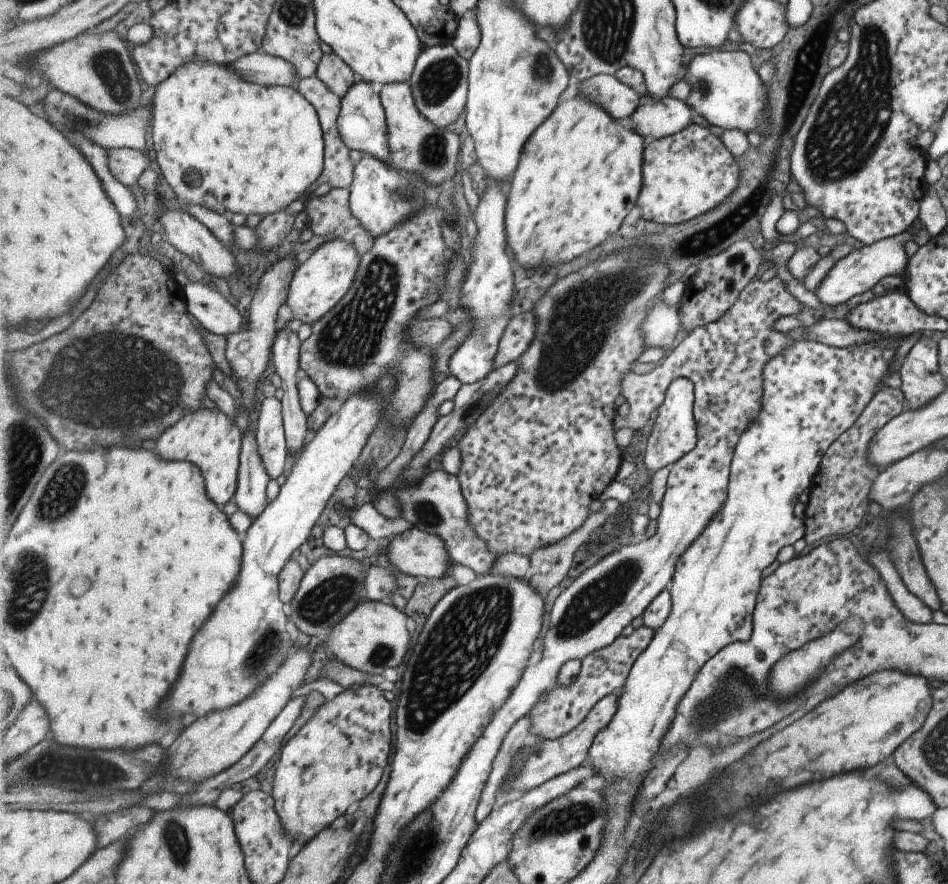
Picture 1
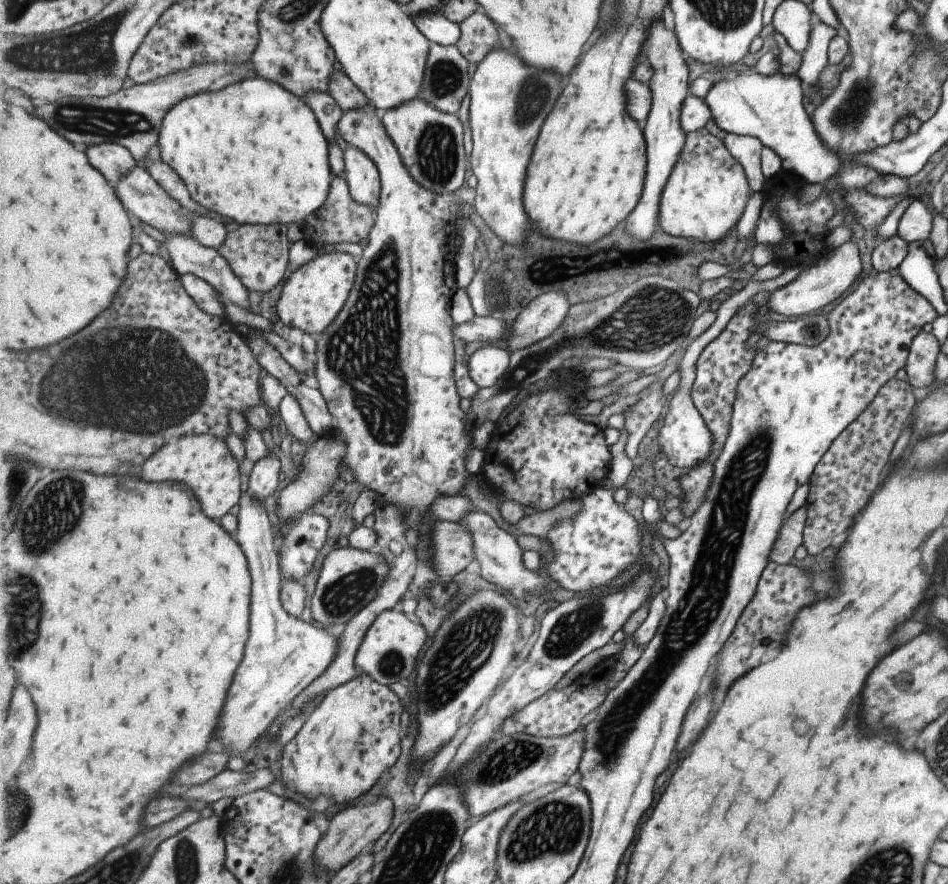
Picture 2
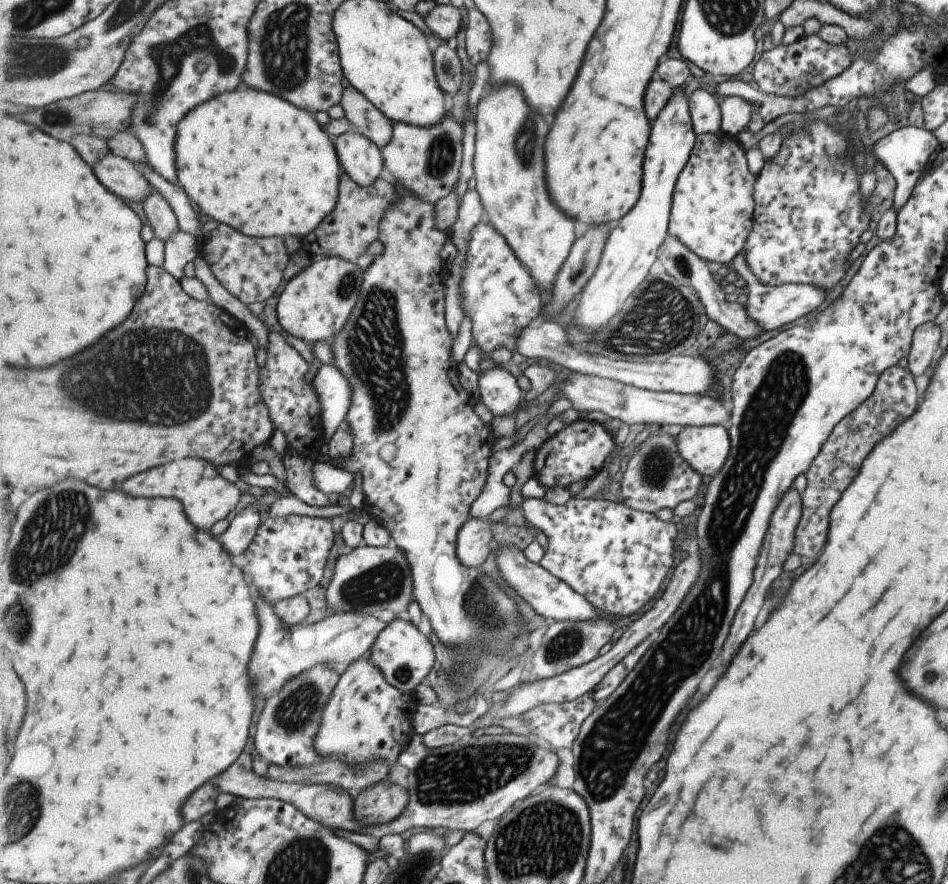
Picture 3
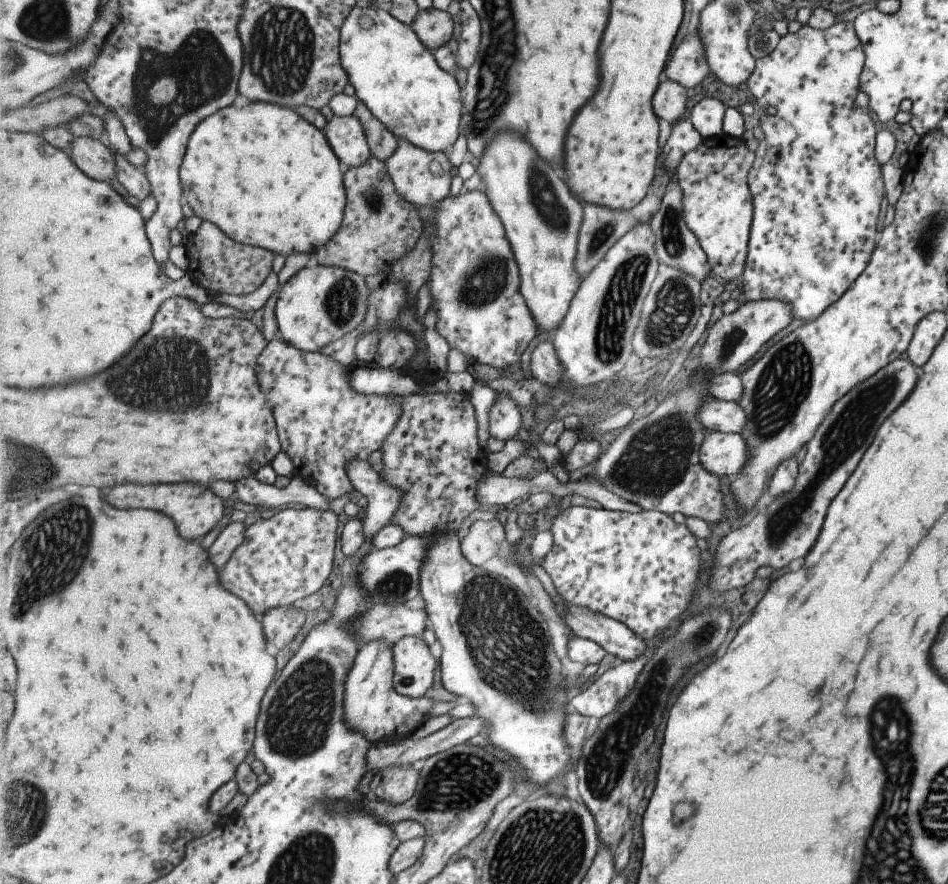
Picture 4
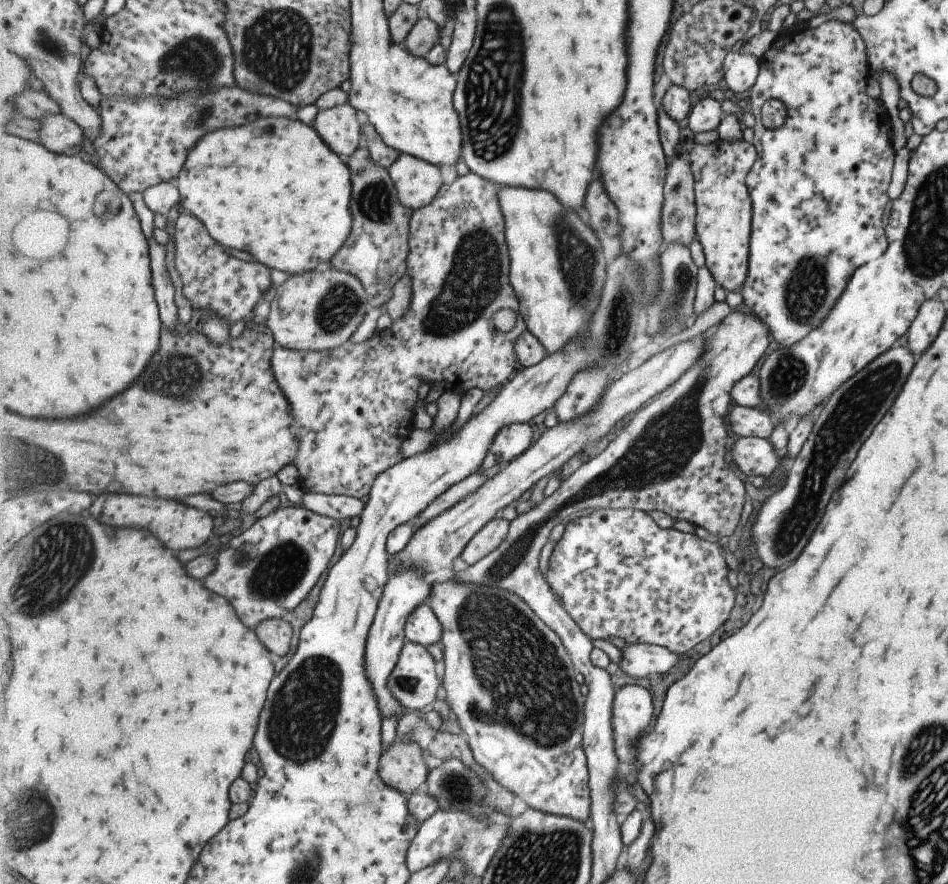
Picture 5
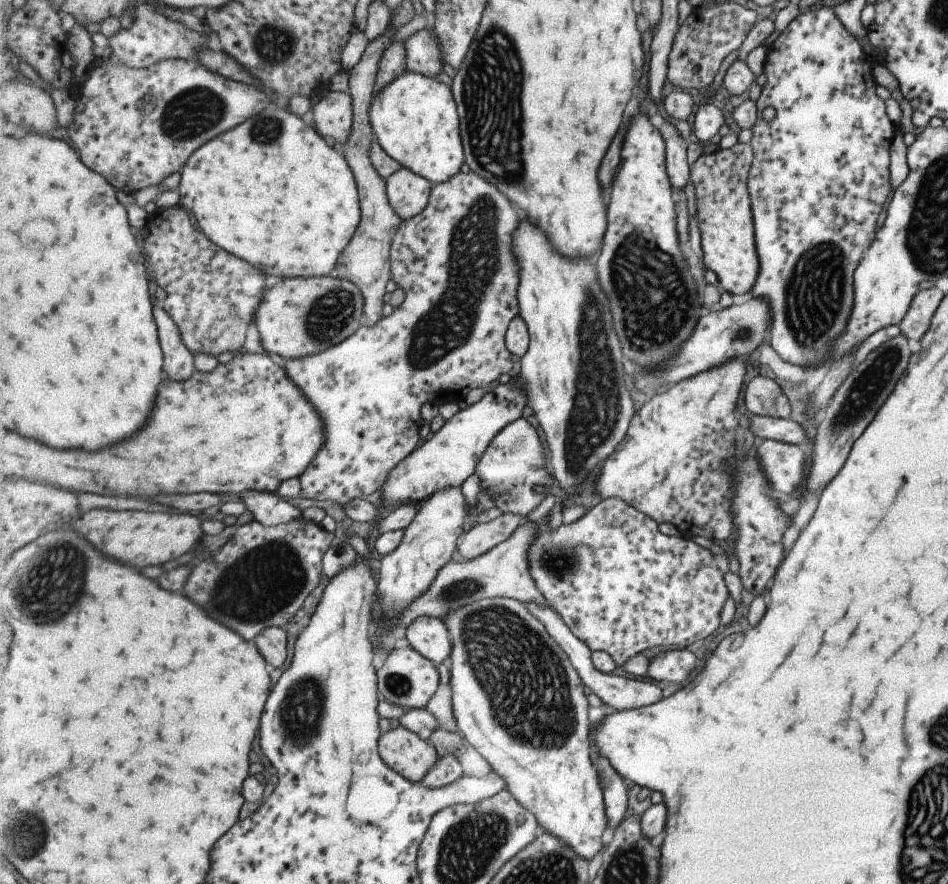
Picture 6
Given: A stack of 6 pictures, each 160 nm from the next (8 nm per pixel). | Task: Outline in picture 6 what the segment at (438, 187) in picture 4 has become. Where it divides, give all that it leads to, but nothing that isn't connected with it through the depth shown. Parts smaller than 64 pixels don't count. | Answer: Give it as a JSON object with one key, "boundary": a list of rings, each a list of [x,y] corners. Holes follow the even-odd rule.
{"boundary":[[[402,168],[387,180],[387,196],[403,220],[411,220],[427,209],[433,184],[409,168]]]}

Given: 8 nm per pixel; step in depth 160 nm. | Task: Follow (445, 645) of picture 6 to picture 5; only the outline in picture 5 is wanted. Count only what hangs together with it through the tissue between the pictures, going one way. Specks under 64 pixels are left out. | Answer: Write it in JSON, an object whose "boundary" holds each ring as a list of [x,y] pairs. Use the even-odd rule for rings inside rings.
{"boundary":[[[421,603],[413,610],[405,630],[407,641],[425,645],[427,648],[429,645],[442,642],[441,621],[429,604]]]}

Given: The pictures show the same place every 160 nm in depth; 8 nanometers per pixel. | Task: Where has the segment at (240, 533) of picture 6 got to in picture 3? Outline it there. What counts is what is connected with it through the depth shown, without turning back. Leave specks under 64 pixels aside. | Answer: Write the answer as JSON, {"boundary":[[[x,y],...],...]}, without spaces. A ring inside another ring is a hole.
{"boundary":[[[289,515],[265,520],[256,540],[245,552],[248,563],[243,570],[249,577],[255,597],[277,604],[319,587],[333,542],[335,532],[331,522],[325,518]]]}

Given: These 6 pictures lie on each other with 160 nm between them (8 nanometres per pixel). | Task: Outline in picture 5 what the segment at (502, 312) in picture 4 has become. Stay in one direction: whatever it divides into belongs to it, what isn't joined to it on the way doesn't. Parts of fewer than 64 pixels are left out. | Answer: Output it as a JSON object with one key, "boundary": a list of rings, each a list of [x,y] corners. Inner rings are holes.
{"boundary":[[[470,172],[468,175],[457,176],[451,184],[444,184],[440,188],[435,200],[430,205],[417,209],[412,214],[410,236],[410,253],[408,256],[408,272],[413,279],[414,298],[410,309],[402,316],[401,319],[391,324],[388,329],[374,333],[371,338],[360,344],[351,344],[347,341],[345,345],[333,350],[324,351],[298,351],[295,349],[285,349],[278,345],[272,356],[273,372],[276,374],[280,387],[291,404],[292,408],[292,434],[296,435],[299,454],[296,456],[293,465],[298,469],[299,482],[305,491],[312,493],[323,493],[326,495],[347,495],[355,498],[368,498],[376,478],[391,469],[397,463],[403,460],[401,456],[401,444],[405,438],[411,436],[413,432],[413,408],[419,400],[419,382],[426,378],[430,381],[430,386],[434,382],[445,382],[445,392],[449,390],[465,394],[471,388],[480,388],[483,391],[491,390],[495,386],[504,386],[511,378],[511,374],[517,368],[518,354],[516,353],[517,341],[528,331],[528,323],[523,317],[519,317],[519,324],[509,332],[503,334],[501,330],[495,328],[491,322],[493,315],[502,308],[513,308],[520,312],[520,299],[512,285],[510,270],[512,258],[508,239],[506,238],[506,220],[504,219],[504,210],[500,203],[499,186],[483,178],[481,175]]]}

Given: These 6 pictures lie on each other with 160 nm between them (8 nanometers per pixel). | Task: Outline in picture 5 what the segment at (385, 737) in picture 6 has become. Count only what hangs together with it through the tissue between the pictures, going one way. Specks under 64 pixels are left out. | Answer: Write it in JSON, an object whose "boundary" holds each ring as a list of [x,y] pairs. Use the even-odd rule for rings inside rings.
{"boundary":[[[397,740],[380,760],[381,778],[395,790],[410,796],[425,787],[430,770],[423,758],[423,748]]]}

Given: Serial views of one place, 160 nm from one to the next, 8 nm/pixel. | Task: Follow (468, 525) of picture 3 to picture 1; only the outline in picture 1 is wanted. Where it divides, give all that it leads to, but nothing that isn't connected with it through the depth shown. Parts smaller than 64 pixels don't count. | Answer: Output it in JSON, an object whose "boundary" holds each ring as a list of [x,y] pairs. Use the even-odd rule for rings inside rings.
{"boundary":[[[411,527],[388,541],[388,560],[401,574],[441,579],[447,572],[447,555],[450,555],[441,537]]]}

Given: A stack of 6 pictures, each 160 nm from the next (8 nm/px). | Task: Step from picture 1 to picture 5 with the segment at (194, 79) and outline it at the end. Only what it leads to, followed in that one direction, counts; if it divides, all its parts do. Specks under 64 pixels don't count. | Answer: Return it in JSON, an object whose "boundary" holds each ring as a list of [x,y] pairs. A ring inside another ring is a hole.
{"boundary":[[[261,118],[257,122],[251,122],[251,124],[245,124],[239,128],[225,128],[225,130],[214,130],[212,133],[206,134],[189,153],[188,160],[178,176],[178,187],[181,193],[180,203],[185,211],[200,218],[217,242],[233,250],[248,252],[253,257],[257,257],[259,261],[265,262],[271,269],[291,272],[293,275],[315,270],[321,262],[331,262],[352,233],[354,219],[352,214],[352,170],[347,159],[338,155],[321,138],[314,126],[307,126],[296,118]]]}

